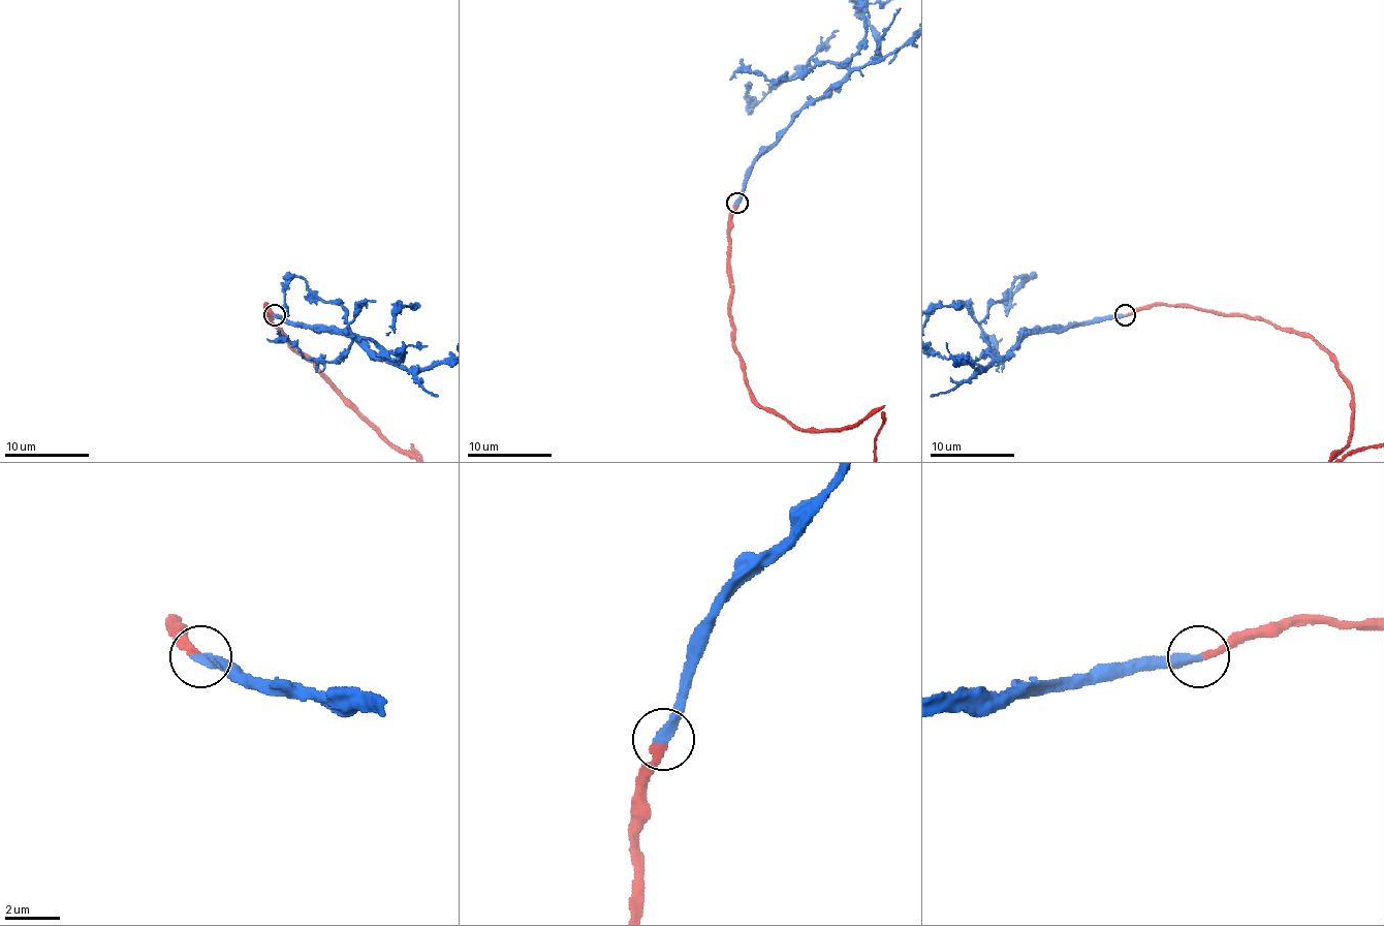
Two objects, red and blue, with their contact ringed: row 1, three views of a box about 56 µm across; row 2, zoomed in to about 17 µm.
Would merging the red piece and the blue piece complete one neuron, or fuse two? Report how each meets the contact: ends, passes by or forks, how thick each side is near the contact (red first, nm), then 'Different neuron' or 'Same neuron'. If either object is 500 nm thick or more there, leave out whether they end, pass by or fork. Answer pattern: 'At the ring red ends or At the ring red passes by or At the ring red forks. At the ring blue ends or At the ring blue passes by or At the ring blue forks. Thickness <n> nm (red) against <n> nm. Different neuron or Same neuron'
At the ring red ends. At the ring blue ends. Thickness 280 nm (red) against 380 nm. Same neuron

